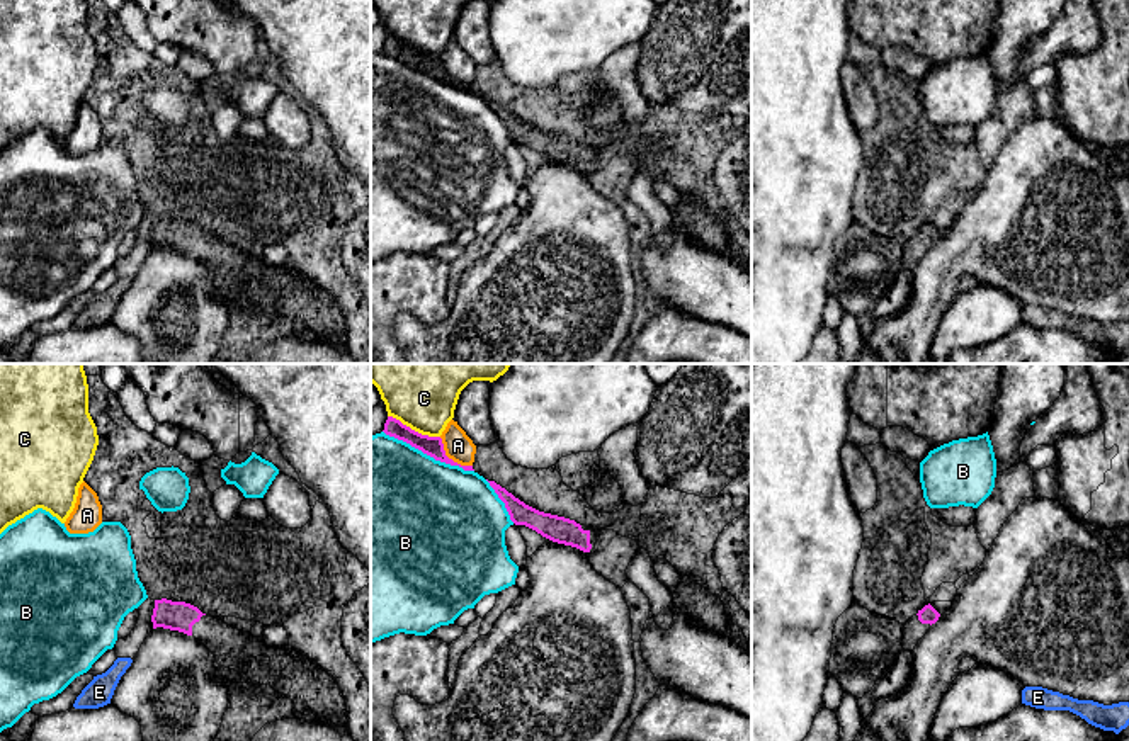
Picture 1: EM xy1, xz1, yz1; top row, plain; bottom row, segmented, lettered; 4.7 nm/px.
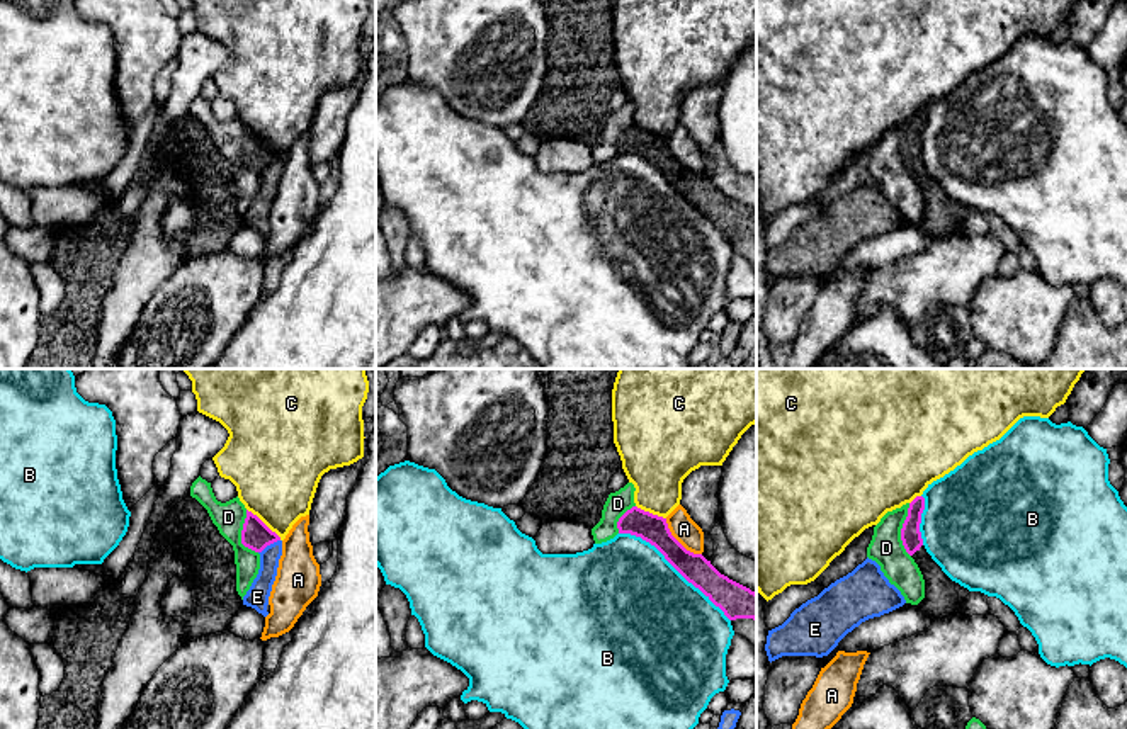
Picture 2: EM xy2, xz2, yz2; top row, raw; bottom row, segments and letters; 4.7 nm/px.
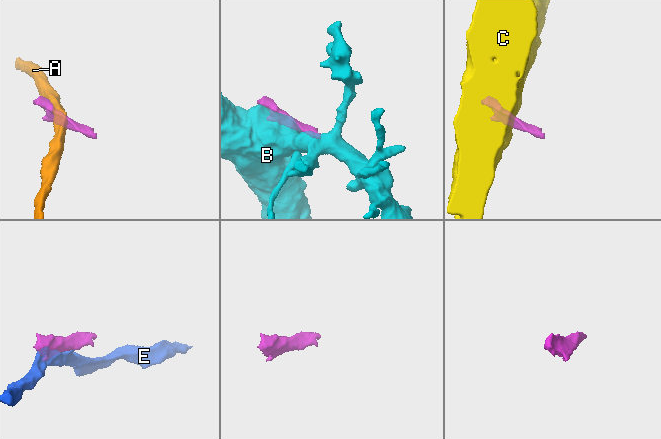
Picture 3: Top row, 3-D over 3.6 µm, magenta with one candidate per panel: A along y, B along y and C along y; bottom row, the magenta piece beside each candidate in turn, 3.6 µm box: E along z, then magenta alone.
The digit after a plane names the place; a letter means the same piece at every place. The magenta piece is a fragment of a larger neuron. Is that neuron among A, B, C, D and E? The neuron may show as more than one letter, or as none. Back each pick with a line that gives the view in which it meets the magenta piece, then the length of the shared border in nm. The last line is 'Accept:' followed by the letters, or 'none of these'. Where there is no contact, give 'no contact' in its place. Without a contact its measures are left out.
Accept: none of these

